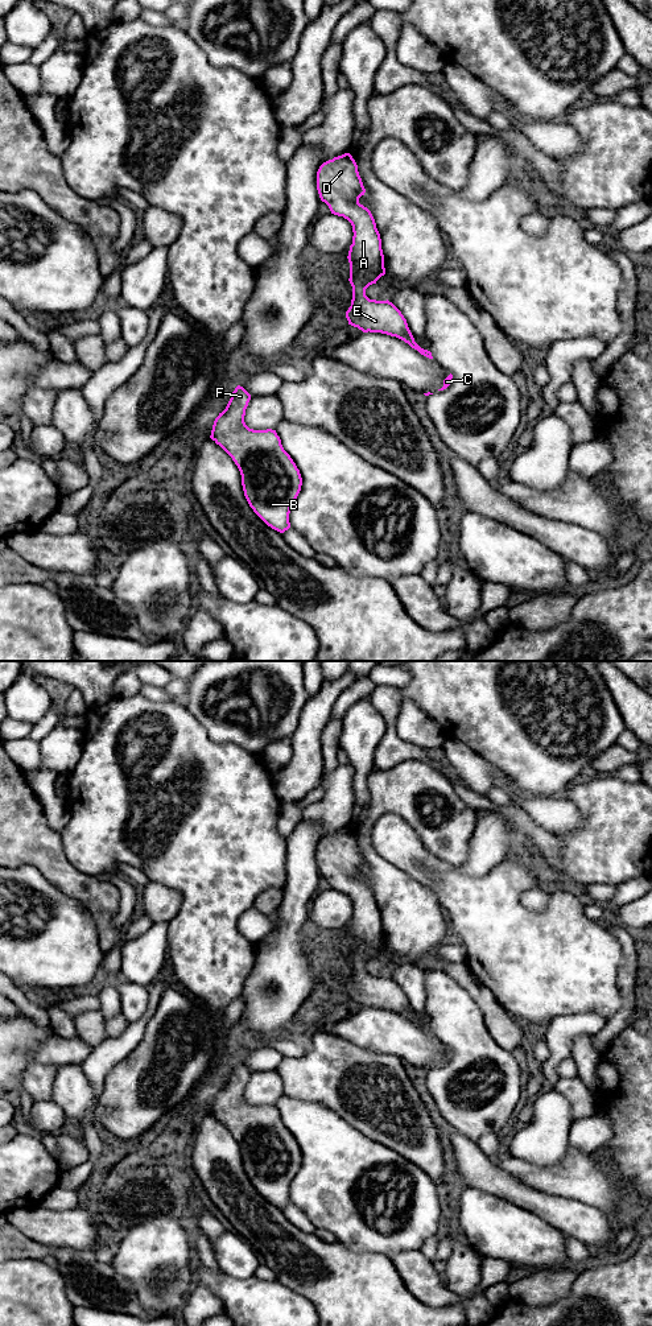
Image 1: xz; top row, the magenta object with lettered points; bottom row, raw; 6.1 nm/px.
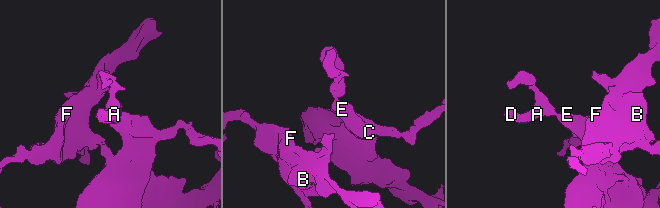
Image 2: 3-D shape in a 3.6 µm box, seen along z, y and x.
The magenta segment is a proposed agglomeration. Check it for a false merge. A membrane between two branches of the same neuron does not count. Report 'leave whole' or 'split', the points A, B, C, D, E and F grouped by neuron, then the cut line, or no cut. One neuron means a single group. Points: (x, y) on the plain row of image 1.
leave whole; groups A B C D E F; cut none

